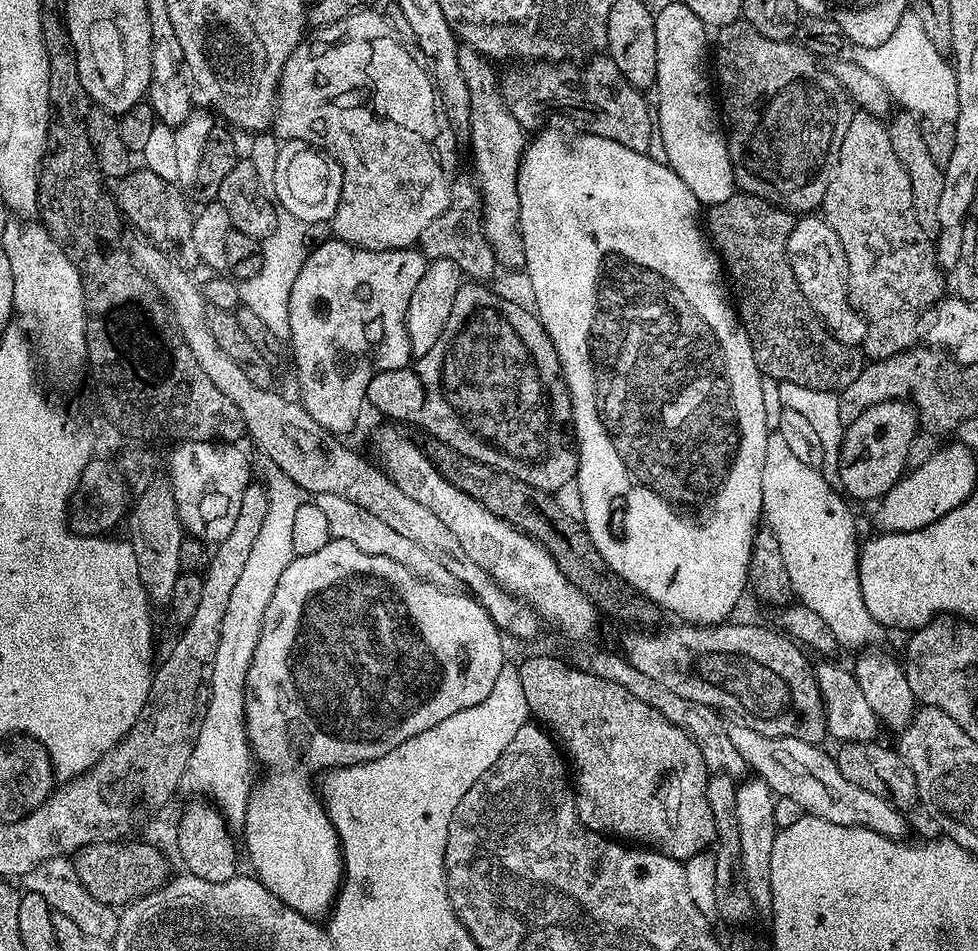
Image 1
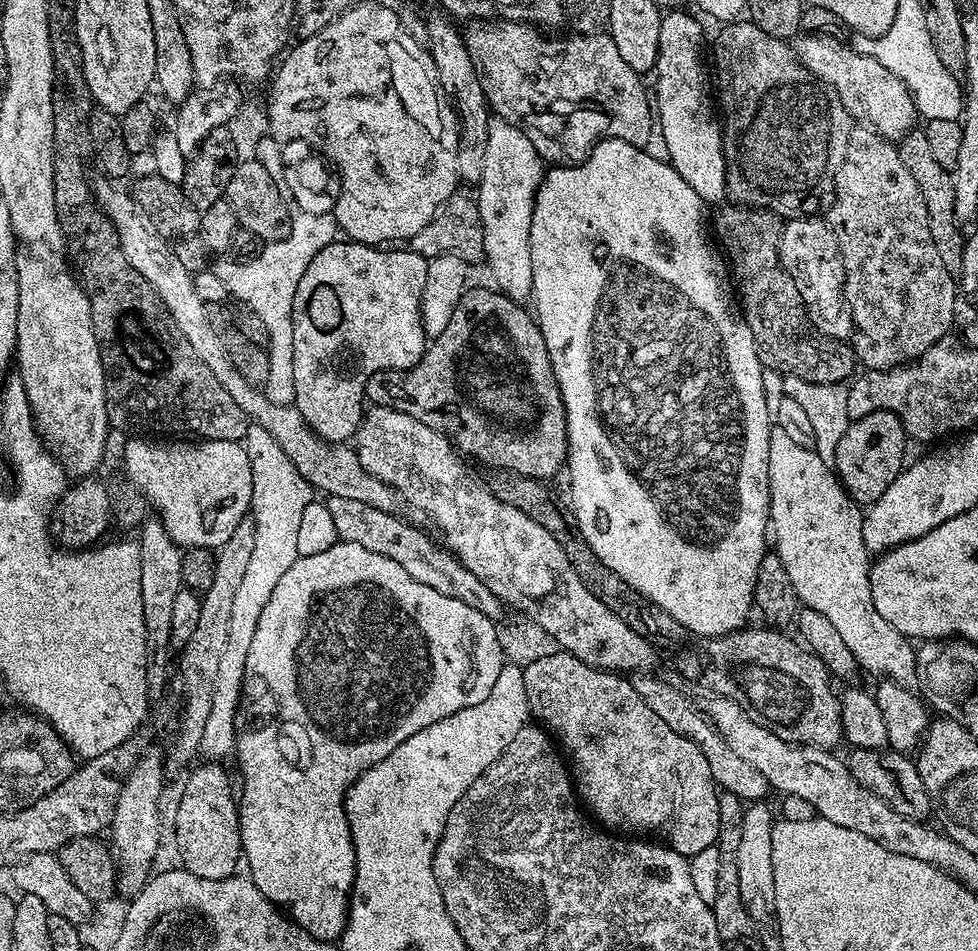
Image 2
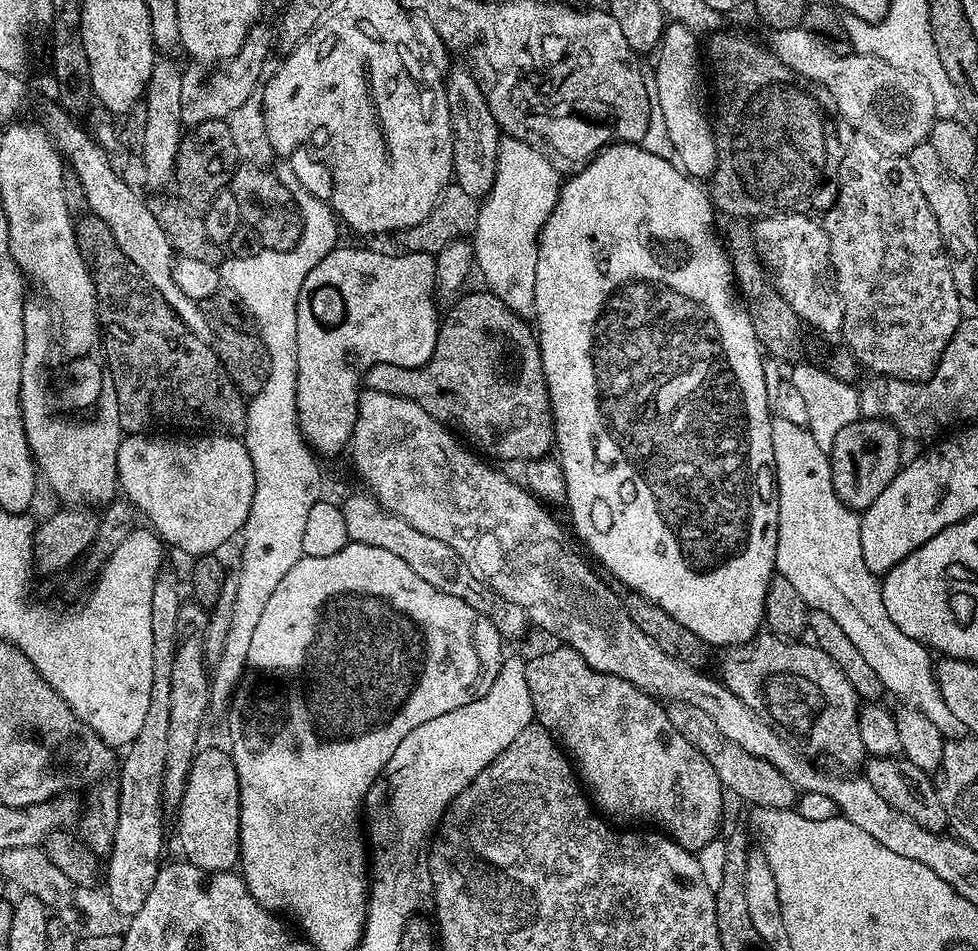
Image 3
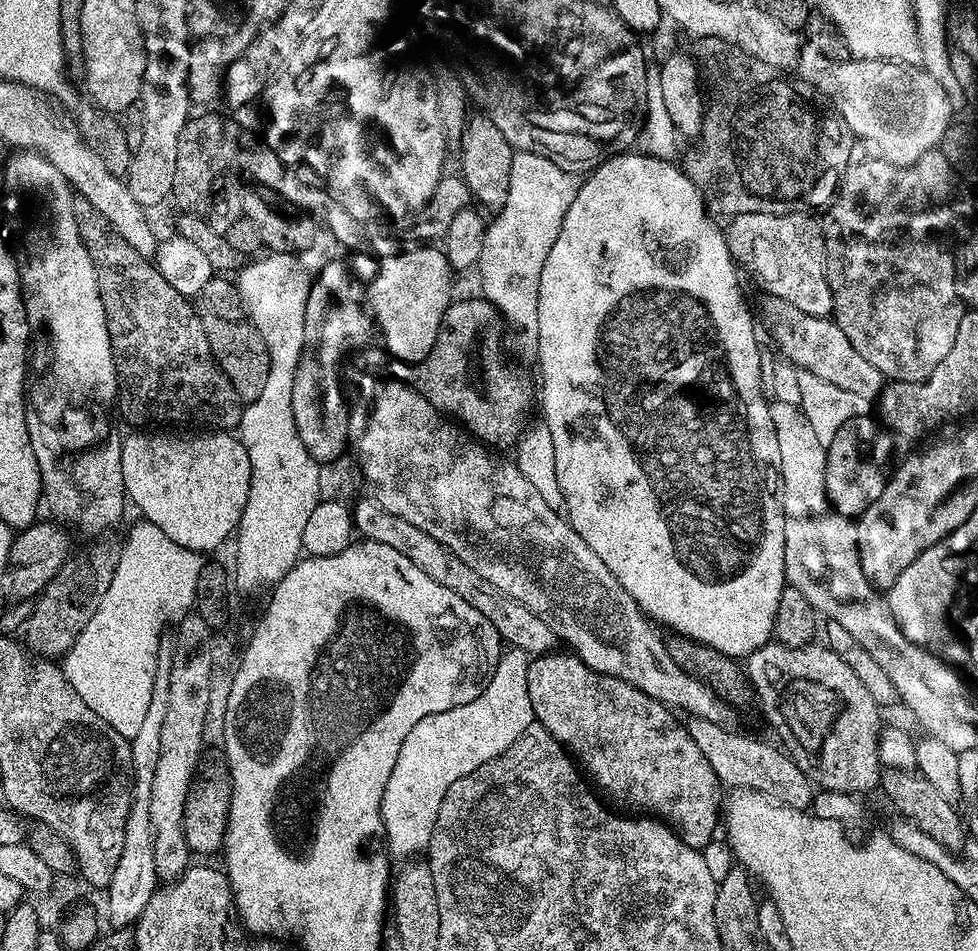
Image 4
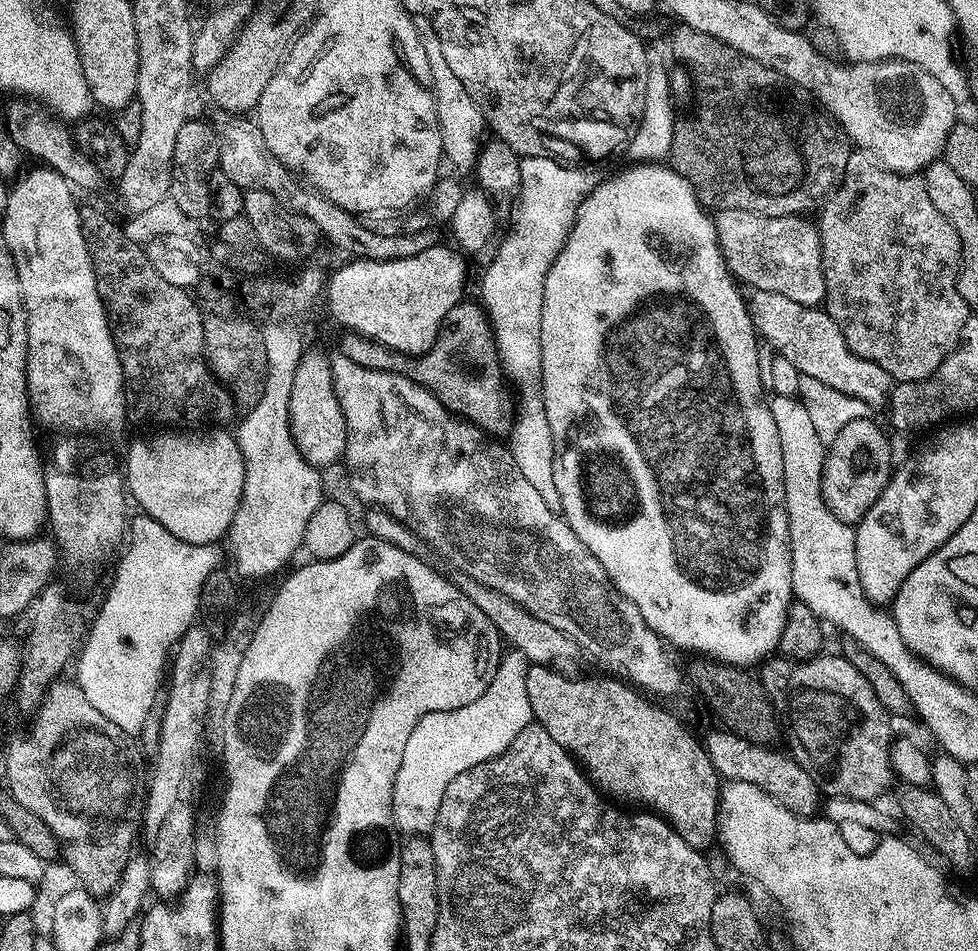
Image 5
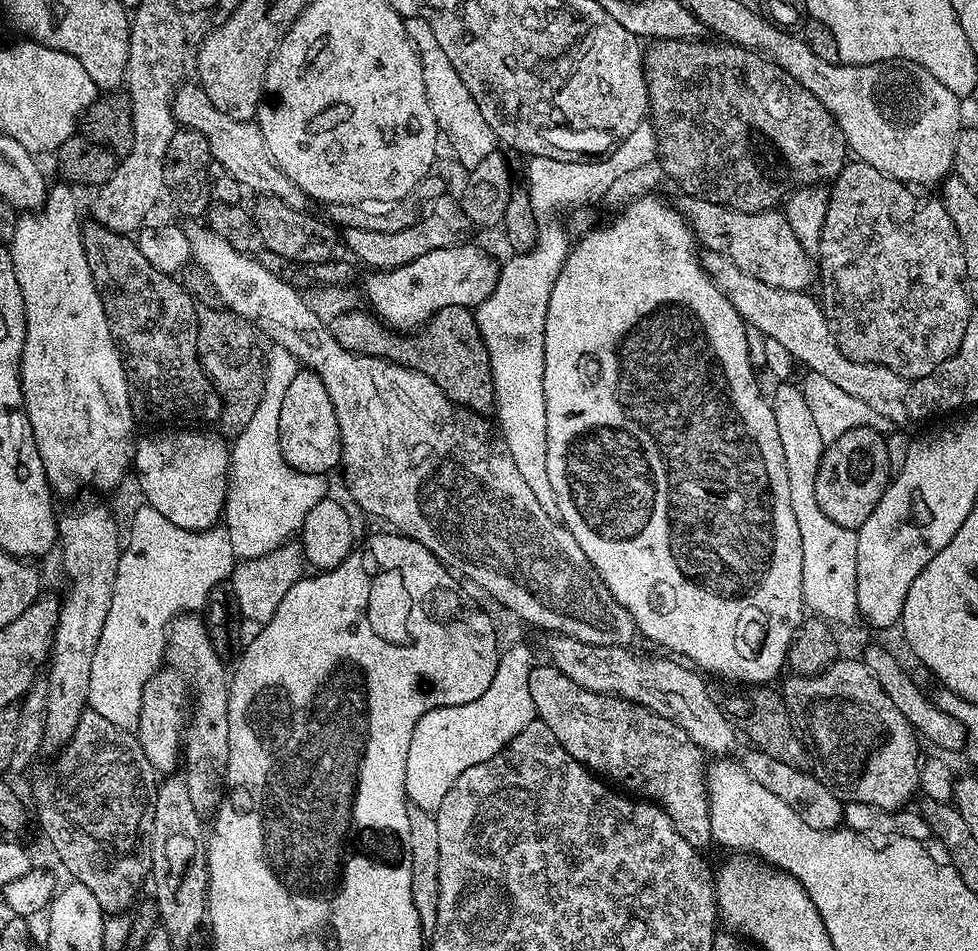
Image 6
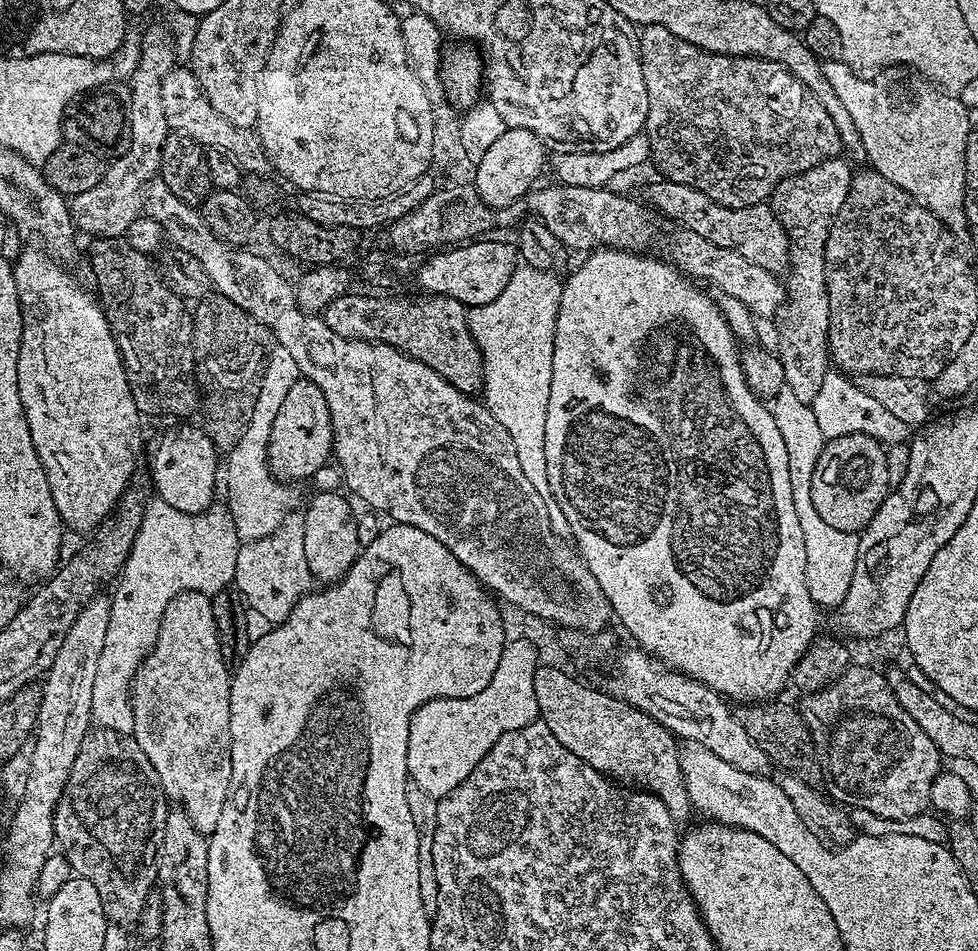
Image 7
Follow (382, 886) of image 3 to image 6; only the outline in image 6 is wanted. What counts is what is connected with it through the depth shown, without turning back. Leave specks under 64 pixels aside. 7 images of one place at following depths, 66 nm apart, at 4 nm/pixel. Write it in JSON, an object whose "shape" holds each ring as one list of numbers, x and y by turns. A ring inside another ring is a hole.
{"shape":[[524,644,505,647,494,674,494,682,482,698,462,706,431,708,414,726,410,750,406,754,407,799,422,810,435,813,446,798,446,790,470,766,494,758,519,732,537,719,534,698,530,698,530,674,534,667,532,652]]}

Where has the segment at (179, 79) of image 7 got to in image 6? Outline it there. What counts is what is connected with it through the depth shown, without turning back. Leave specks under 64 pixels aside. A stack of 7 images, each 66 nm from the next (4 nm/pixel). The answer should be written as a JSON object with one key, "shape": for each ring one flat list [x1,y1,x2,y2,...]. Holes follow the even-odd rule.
{"shape":[[181,83,176,89,176,95,172,97,172,113,176,116,177,125,198,130,210,142,213,161,226,166,244,190,256,192,260,196,273,196,299,212,309,211,307,194,294,182,290,182,286,174,282,174,266,146,266,138,262,138,260,125,251,120,235,120,230,118,230,114,222,114,222,110,210,102,206,90,199,83,188,83]]}

